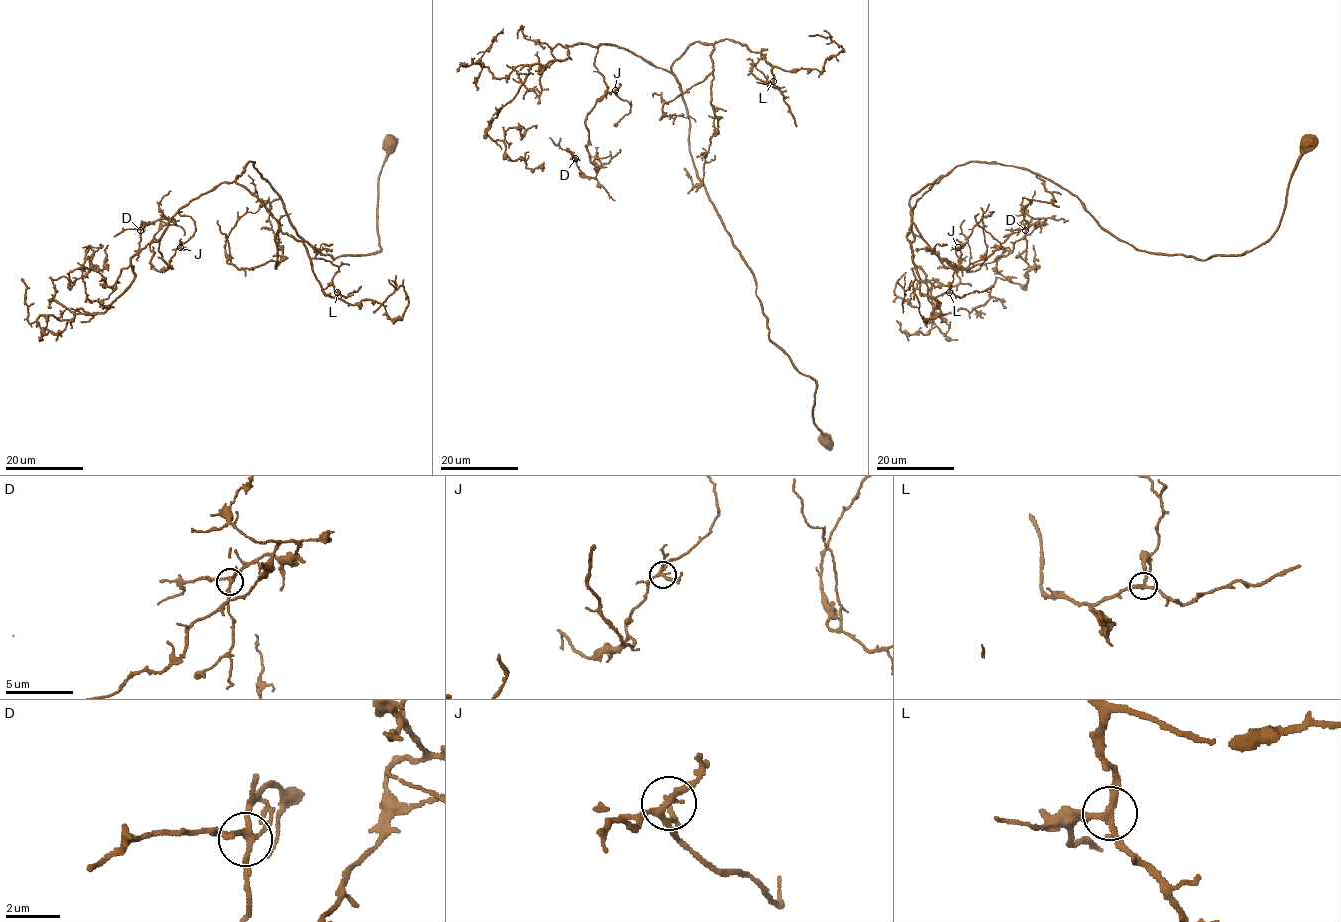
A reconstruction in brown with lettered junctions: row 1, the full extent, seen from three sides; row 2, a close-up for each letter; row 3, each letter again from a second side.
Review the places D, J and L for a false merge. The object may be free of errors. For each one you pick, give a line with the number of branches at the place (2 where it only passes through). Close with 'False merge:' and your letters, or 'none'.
False merge: none

